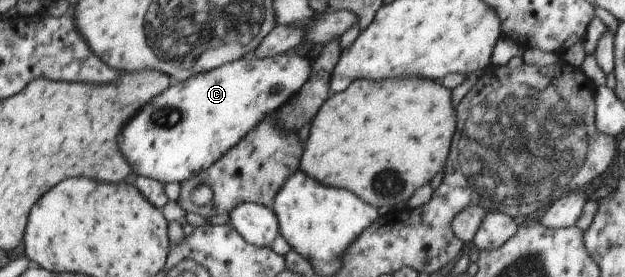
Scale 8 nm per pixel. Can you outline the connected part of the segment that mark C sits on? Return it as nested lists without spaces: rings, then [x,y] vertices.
[[[287,52],[270,58],[243,56],[211,71],[192,75],[184,82],[173,83],[146,103],[125,125],[119,141],[122,154],[138,176],[165,184],[172,181],[181,183],[198,171],[211,167],[255,126],[267,117],[273,117],[306,84],[312,72],[312,63],[313,59],[299,53]]]

